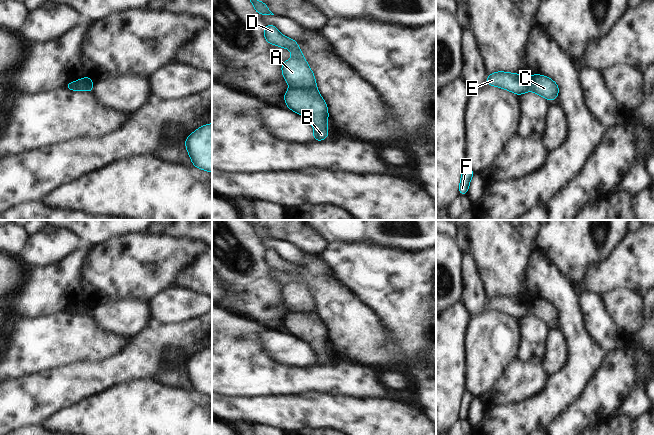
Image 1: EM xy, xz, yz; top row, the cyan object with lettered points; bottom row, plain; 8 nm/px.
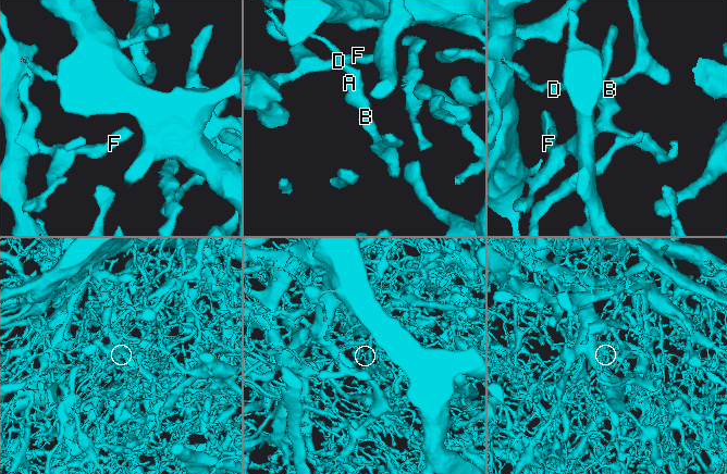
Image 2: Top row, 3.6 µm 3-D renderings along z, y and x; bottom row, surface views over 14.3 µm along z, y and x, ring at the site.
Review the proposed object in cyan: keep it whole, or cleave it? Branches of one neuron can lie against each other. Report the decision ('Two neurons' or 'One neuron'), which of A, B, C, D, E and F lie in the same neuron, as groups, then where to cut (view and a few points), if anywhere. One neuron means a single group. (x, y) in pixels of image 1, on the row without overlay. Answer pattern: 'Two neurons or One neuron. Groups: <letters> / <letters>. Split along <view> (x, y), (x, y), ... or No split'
Two neurons. Groups: A D E / B C F. Split along xy (75, 306), (89, 310)

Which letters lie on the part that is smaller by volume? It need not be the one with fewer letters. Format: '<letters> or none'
A, D, E

